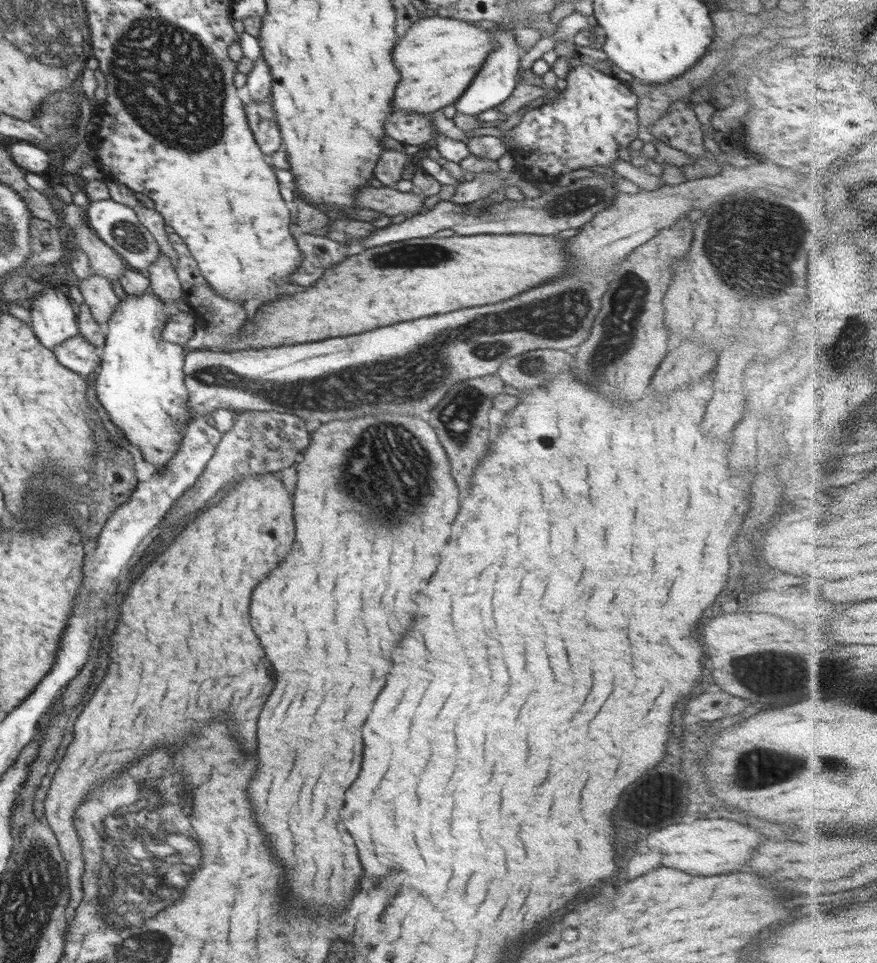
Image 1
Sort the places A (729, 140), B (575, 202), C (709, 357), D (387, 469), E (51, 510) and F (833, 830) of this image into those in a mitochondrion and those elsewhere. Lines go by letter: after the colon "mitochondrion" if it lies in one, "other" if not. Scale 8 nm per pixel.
A: other
B: mitochondrion
C: other
D: mitochondrion
E: mitochondrion
F: other

